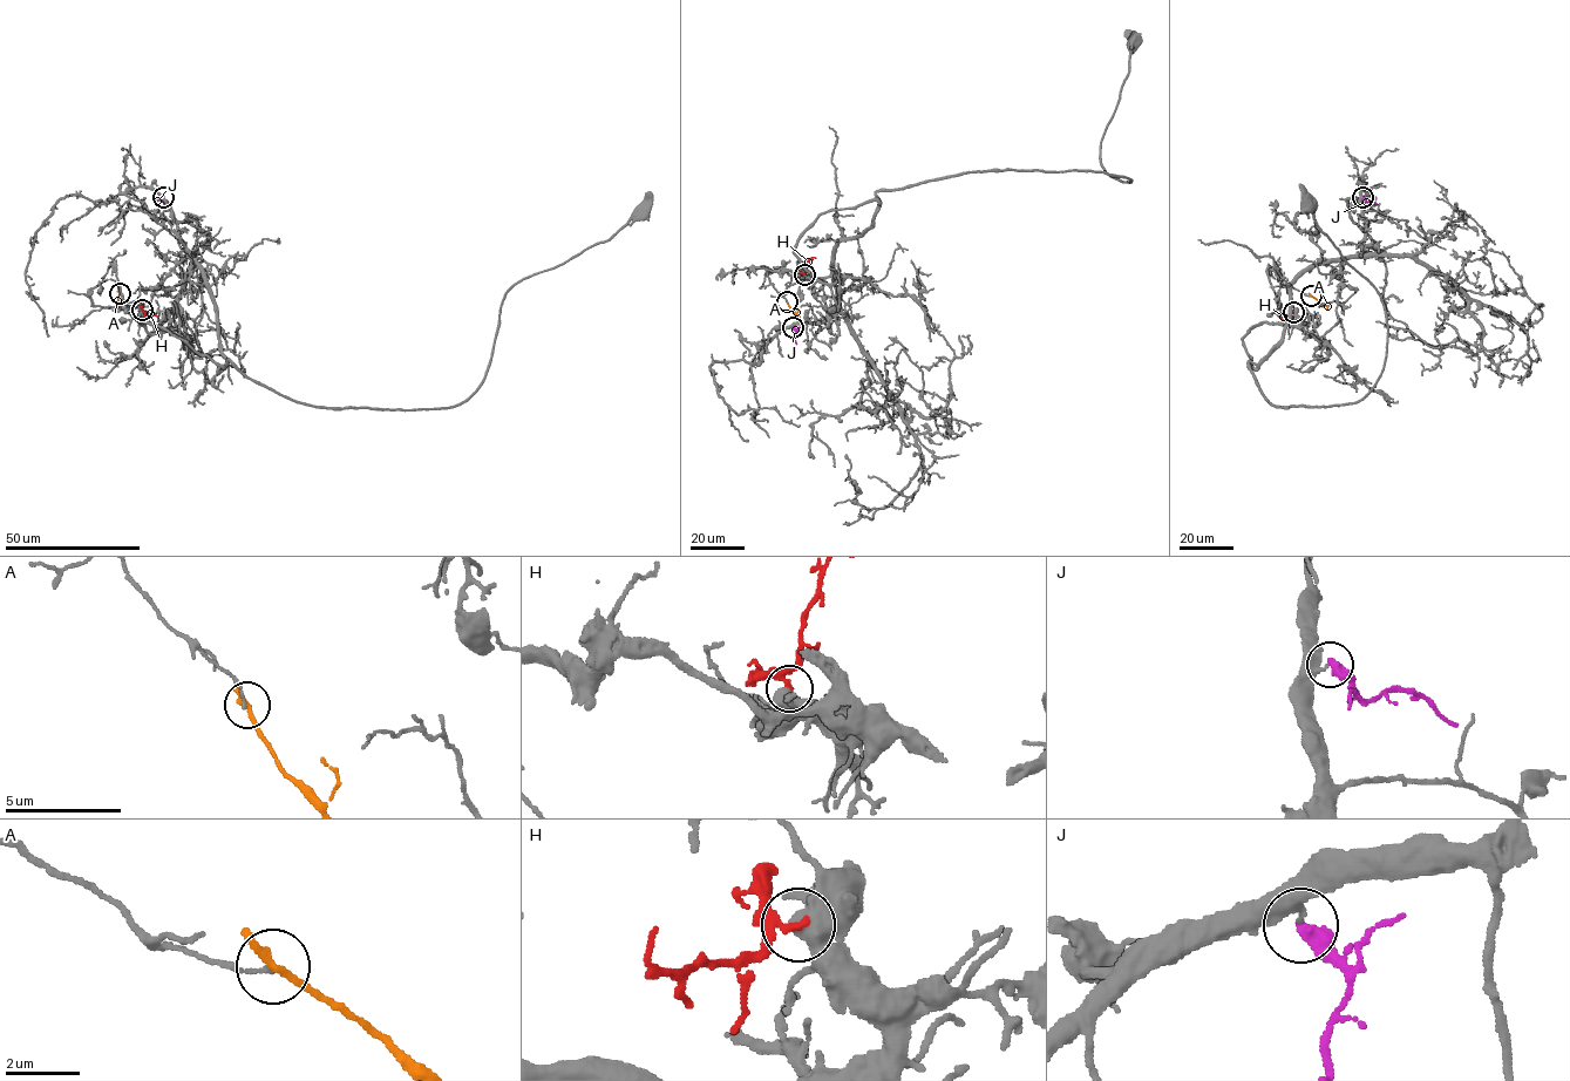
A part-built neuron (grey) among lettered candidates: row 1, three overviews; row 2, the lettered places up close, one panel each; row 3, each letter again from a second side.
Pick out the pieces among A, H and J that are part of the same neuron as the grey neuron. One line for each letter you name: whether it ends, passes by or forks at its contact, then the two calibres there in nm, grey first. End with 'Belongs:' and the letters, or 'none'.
Belongs: none

